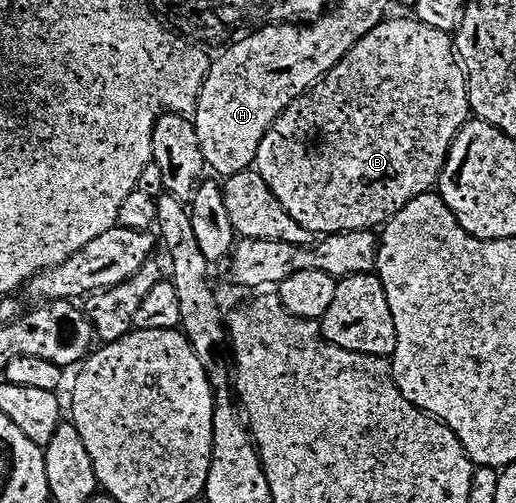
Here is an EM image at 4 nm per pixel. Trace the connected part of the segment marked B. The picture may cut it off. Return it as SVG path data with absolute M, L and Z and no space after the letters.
M386 17L381 23L368 30L364 36L344 53L344 57L322 78L314 82L306 94L293 99L285 109L272 121L272 125L264 133L264 137L258 146L258 158L256 169L260 177L268 185L268 189L284 205L293 219L304 229L311 233L333 235L340 231L364 231L377 228L386 222L391 215L396 214L404 204L412 201L412 197L423 195L437 184L438 174L446 160L448 149L456 137L456 133L471 118L470 102L468 101L468 89L466 88L466 72L454 50L451 36L440 29L432 29L432 25L424 25L419 19L407 17L407 19L391 19Z

